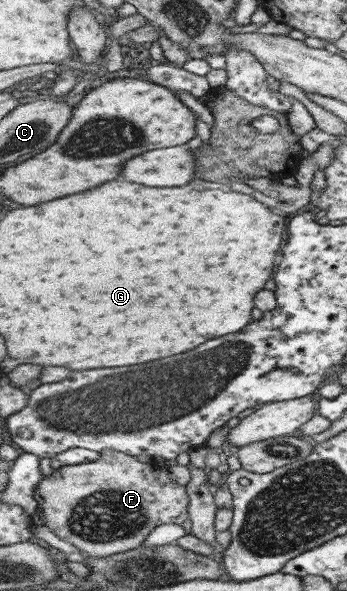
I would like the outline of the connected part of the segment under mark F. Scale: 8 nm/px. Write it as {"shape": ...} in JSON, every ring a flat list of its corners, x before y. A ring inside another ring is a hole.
{"shape":[[107,450,99,460,80,465,61,466,52,476,44,477,35,491,35,501,44,513,46,527,63,541,77,547,83,555,103,558,125,553,144,545,151,532,160,525,181,524,190,519,190,497,184,485,170,478,169,469,149,459]]}

